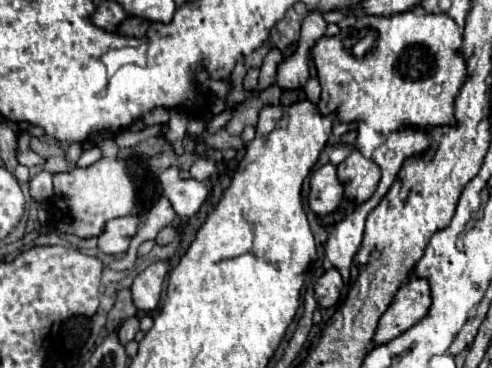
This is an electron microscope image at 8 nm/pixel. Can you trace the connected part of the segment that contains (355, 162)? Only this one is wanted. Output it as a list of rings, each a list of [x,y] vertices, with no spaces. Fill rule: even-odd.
[[[357,148],[337,166],[337,178],[345,188],[345,198],[361,204],[371,198],[377,182],[381,178],[381,170],[373,160],[367,160]]]

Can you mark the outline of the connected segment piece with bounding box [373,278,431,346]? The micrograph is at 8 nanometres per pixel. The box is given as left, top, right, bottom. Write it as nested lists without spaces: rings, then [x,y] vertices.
[[[407,278],[405,286],[397,290],[397,298],[393,298],[389,308],[381,316],[381,322],[373,336],[373,346],[387,344],[389,340],[409,330],[415,322],[419,322],[427,314],[429,304],[431,294],[427,280]]]

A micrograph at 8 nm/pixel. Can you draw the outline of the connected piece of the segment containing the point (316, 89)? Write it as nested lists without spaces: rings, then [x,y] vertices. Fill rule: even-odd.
[[[309,78],[309,82],[305,84],[305,94],[311,102],[317,102],[319,100],[319,94],[321,94],[321,86],[319,86],[319,80],[317,78]]]

